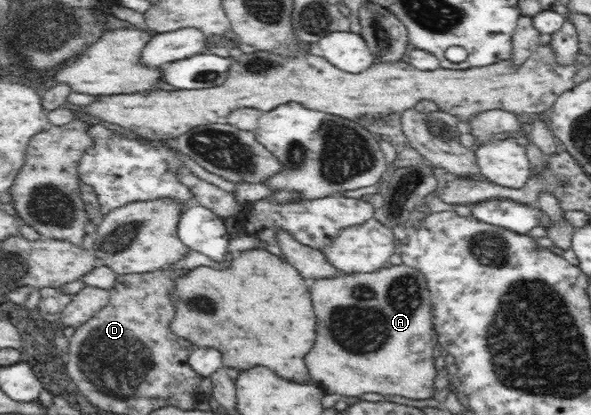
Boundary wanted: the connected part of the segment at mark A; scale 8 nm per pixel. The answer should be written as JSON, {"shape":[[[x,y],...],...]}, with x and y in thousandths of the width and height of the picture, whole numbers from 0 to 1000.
{"shape":[[[658,636],[626,658],[575,658],[562,672],[536,672],[523,704],[538,769],[538,817],[531,822],[531,846],[518,855],[518,884],[541,935],[585,959],[614,957],[619,947],[677,952],[690,961],[728,961],[738,952],[728,699],[707,646]]]}

